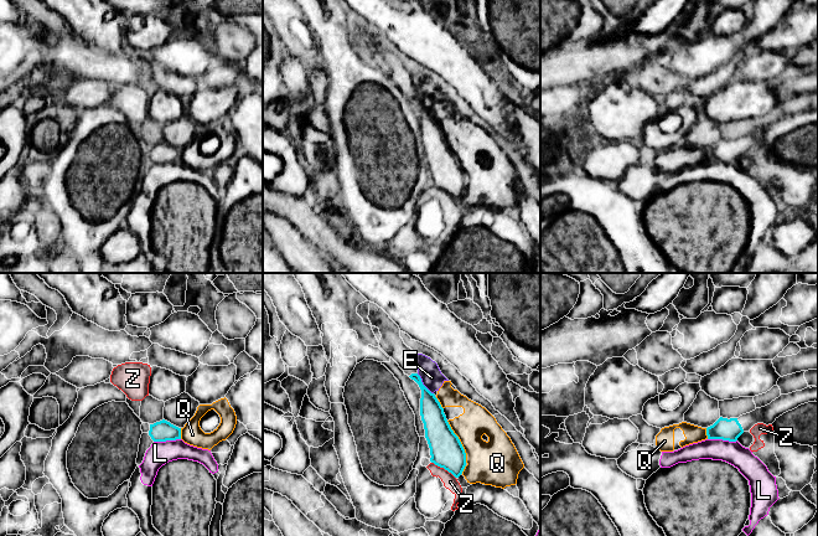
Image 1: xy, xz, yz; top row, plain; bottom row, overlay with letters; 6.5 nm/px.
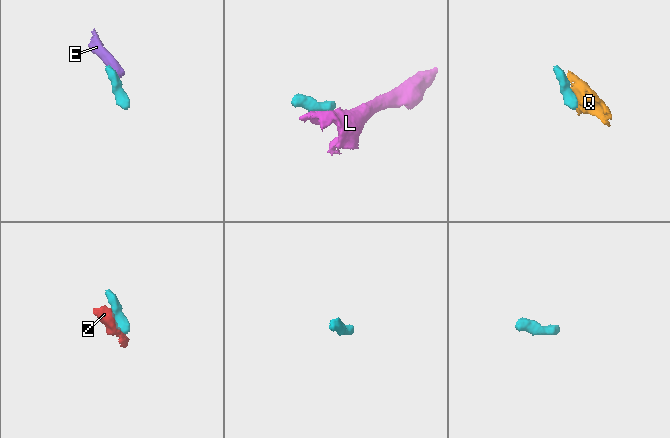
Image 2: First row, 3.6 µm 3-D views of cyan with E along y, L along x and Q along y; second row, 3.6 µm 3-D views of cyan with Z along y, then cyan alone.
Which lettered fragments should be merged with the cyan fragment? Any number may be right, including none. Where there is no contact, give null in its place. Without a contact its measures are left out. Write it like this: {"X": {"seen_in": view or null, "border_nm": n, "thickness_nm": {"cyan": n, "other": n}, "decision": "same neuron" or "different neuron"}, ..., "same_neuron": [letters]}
{"E": {"seen_in": "xz", "border_nm": 170, "thickness_nm": {"cyan": 150, "other": 140}, "decision": "different neuron"}, "L": {"seen_in": "yz", "border_nm": 190, "thickness_nm": {"cyan": 140, "other": 150}, "decision": "different neuron"}, "Q": {"seen_in": "xz", "border_nm": 300, "thickness_nm": {"cyan": 220, "other": 280}, "decision": "different neuron"}, "Z": {"seen_in": "xz", "border_nm": 190, "thickness_nm": {"cyan": 220, "other": 90}, "decision": "different neuron"}, "same_neuron": []}

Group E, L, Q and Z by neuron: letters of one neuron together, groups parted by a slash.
E Q / L / Z

